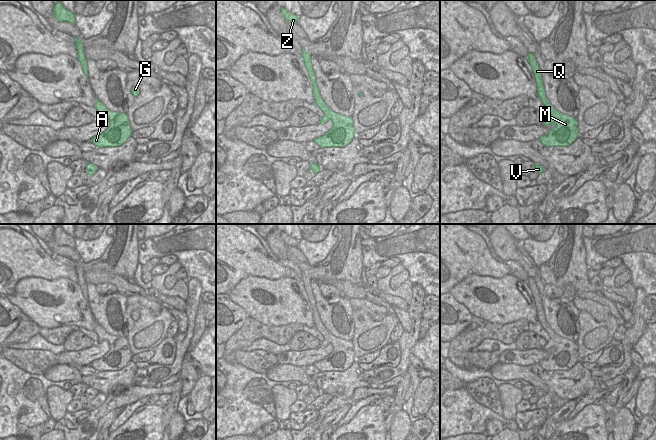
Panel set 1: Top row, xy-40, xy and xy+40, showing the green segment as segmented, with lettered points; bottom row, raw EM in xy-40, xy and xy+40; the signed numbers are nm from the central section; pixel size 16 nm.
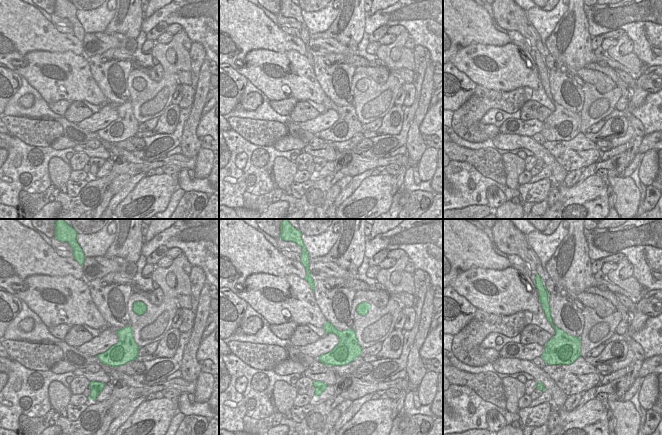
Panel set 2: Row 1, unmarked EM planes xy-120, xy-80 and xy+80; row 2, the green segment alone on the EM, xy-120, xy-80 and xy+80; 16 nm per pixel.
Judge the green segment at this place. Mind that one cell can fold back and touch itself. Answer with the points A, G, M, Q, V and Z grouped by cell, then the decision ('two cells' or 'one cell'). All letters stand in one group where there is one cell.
groups A G M Q V Z; one cell

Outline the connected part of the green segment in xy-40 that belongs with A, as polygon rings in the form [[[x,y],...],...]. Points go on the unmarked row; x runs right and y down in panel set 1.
[[[96,323],[94,331],[98,335],[96,343],[107,340],[110,345],[110,349],[106,355],[94,360],[90,364],[97,372],[119,371],[132,360],[133,355],[130,351],[127,338],[110,335],[98,323]]]

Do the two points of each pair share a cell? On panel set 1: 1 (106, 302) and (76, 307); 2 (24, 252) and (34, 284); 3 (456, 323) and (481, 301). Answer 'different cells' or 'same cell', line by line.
1: different cells
2: different cells
3: different cells

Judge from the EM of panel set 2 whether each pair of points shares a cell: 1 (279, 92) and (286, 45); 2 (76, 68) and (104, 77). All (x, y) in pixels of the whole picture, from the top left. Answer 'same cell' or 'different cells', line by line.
1: different cells
2: different cells

